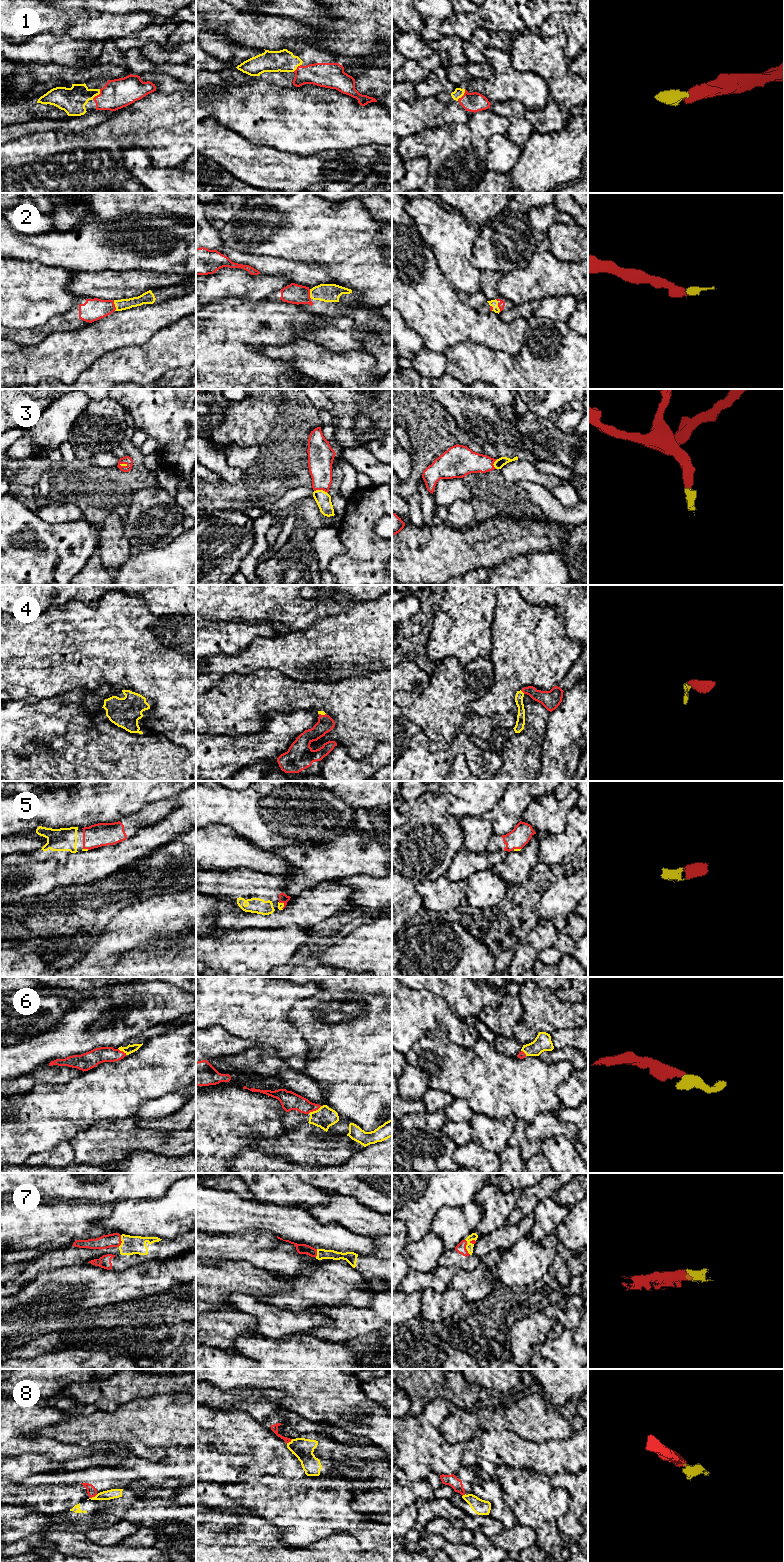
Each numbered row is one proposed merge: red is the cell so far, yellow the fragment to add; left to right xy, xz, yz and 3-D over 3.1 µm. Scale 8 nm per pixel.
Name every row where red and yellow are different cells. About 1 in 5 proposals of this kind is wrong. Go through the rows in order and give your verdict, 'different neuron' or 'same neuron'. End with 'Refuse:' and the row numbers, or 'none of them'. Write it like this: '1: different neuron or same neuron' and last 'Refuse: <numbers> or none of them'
1: same neuron
2: same neuron
3: same neuron
4: same neuron
5: same neuron
6: same neuron
7: same neuron
8: different neuron
Refuse: 8

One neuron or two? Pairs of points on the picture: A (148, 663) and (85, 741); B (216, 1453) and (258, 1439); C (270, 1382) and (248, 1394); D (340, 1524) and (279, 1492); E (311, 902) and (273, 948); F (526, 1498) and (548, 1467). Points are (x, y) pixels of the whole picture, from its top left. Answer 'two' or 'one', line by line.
A: two
B: one
C: two
D: one
E: two
F: two

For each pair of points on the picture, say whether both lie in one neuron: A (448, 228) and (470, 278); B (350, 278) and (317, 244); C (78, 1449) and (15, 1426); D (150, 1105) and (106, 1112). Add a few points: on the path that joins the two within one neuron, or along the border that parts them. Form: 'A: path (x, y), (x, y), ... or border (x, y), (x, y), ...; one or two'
A: path (451, 240), (454, 258), (458, 266); one
B: path (341, 269), (326, 253); one
C: path (60, 1449), (22, 1443); one
D: border (160, 1096), (146, 1100), (139, 1107), (134, 1117); two

